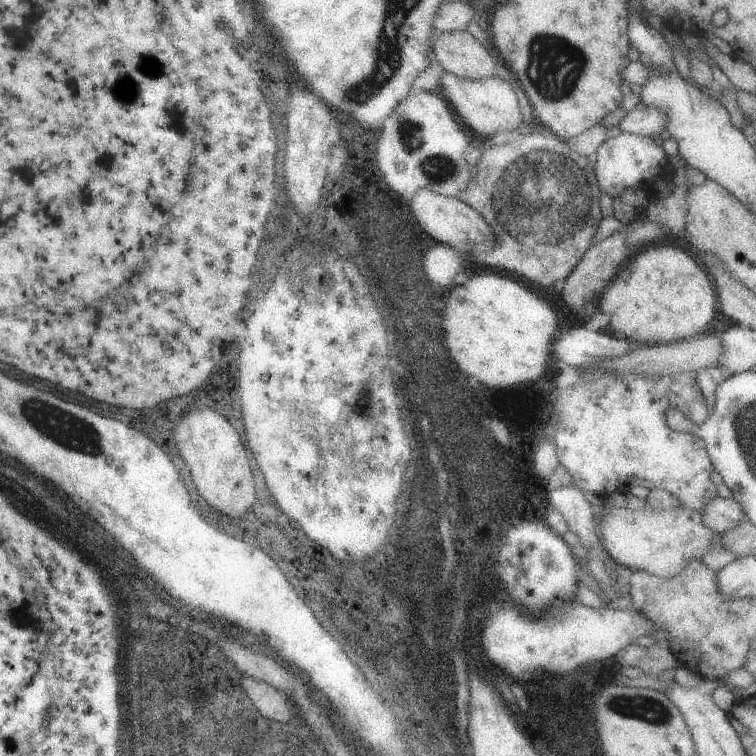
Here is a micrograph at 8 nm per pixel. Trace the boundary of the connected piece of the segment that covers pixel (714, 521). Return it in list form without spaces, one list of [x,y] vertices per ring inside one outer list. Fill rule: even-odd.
[[[716,496],[702,508],[702,524],[722,535],[744,519],[742,506],[734,498]]]

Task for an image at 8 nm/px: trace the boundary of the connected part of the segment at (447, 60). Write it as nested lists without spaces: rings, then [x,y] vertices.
[[[442,31],[432,45],[432,58],[448,74],[482,80],[496,75],[499,62],[477,38],[466,31]]]

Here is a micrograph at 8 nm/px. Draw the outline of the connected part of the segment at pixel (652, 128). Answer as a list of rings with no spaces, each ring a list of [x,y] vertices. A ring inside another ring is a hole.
[[[652,106],[636,107],[634,110],[627,112],[618,125],[622,133],[657,139],[660,132],[666,129],[666,112],[662,112],[658,108],[652,108]]]

